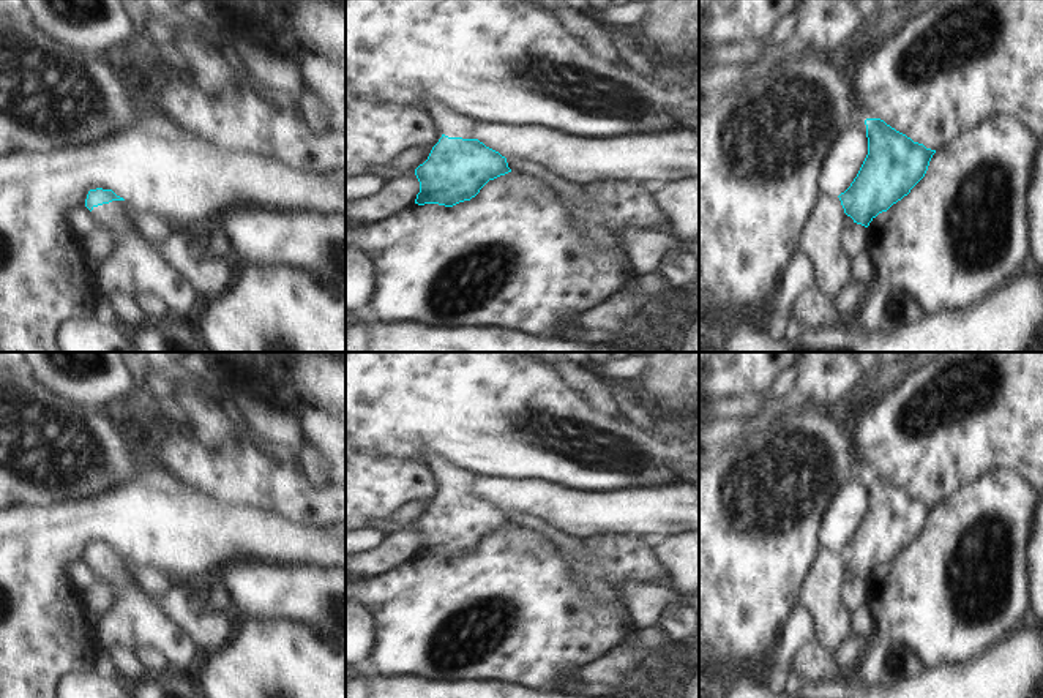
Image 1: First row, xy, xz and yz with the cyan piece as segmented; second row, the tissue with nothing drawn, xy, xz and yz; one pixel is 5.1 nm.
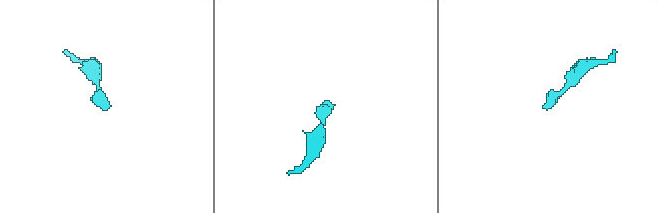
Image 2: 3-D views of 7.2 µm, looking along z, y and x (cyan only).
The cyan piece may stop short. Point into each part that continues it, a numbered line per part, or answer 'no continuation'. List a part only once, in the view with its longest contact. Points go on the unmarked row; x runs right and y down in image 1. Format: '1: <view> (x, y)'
1: xz (453, 477)

